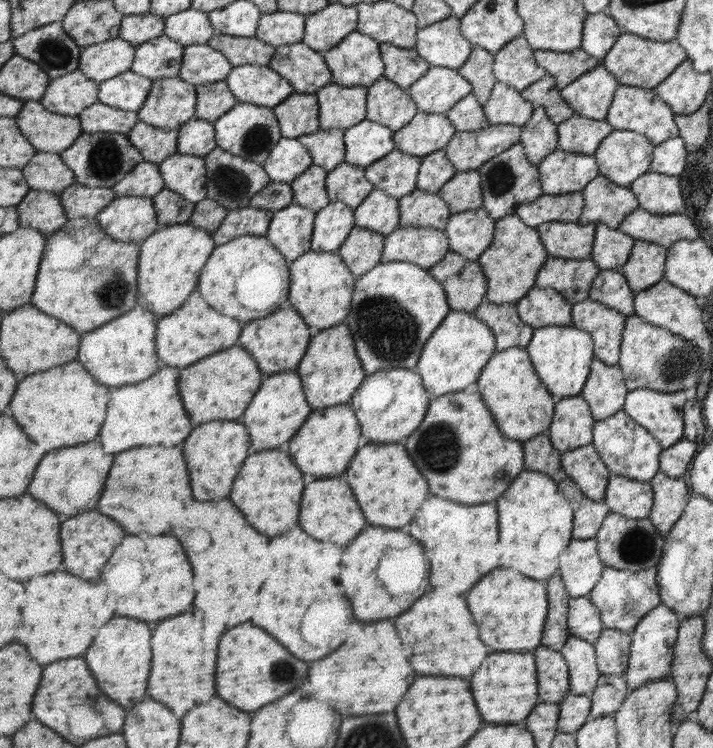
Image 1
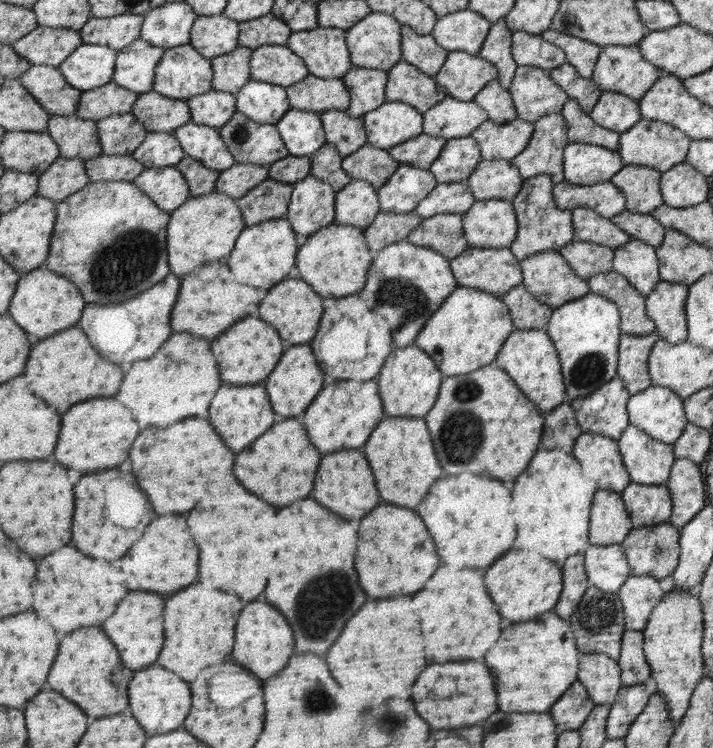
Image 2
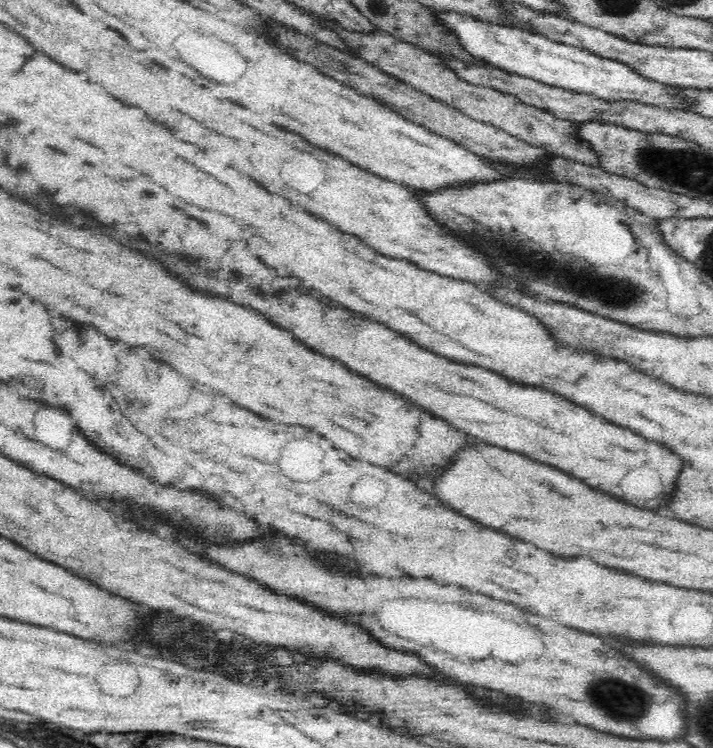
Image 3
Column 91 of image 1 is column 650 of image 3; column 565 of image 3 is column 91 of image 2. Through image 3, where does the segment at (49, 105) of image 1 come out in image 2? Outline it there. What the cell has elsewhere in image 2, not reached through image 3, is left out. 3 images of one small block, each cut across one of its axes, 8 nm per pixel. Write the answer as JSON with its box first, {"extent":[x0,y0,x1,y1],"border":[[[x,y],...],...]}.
{"extent":[59,43,118,91],"border":[[[93,43],[75,49],[59,69],[69,84],[88,91],[110,83],[116,70],[118,51]]]}

